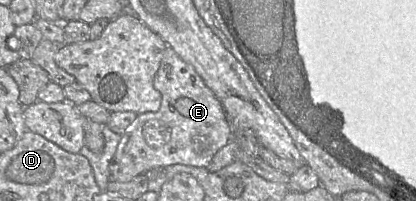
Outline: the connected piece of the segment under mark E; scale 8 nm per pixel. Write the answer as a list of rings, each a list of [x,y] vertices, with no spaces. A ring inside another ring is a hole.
[[[170,47],[164,51],[153,85],[161,93],[160,108],[156,112],[138,114],[135,121],[121,135],[109,165],[110,181],[129,182],[140,174],[174,164],[206,168],[213,156],[232,140],[232,128],[220,101],[205,85],[193,66],[182,60]]]

